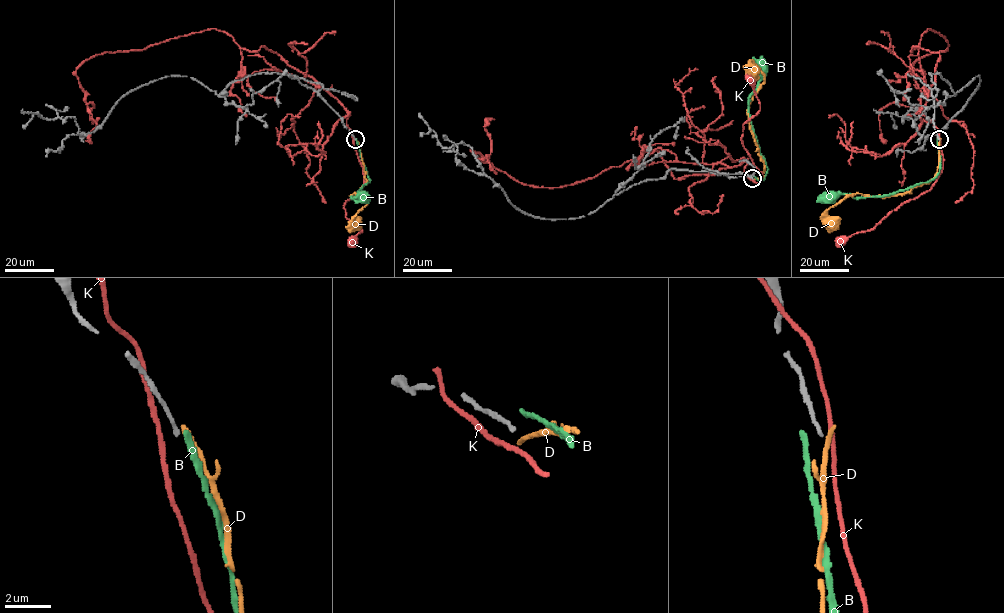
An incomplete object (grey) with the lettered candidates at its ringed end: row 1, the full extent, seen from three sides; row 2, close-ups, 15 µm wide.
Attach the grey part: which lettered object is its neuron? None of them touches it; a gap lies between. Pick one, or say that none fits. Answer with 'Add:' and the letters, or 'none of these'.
Add: none of these

